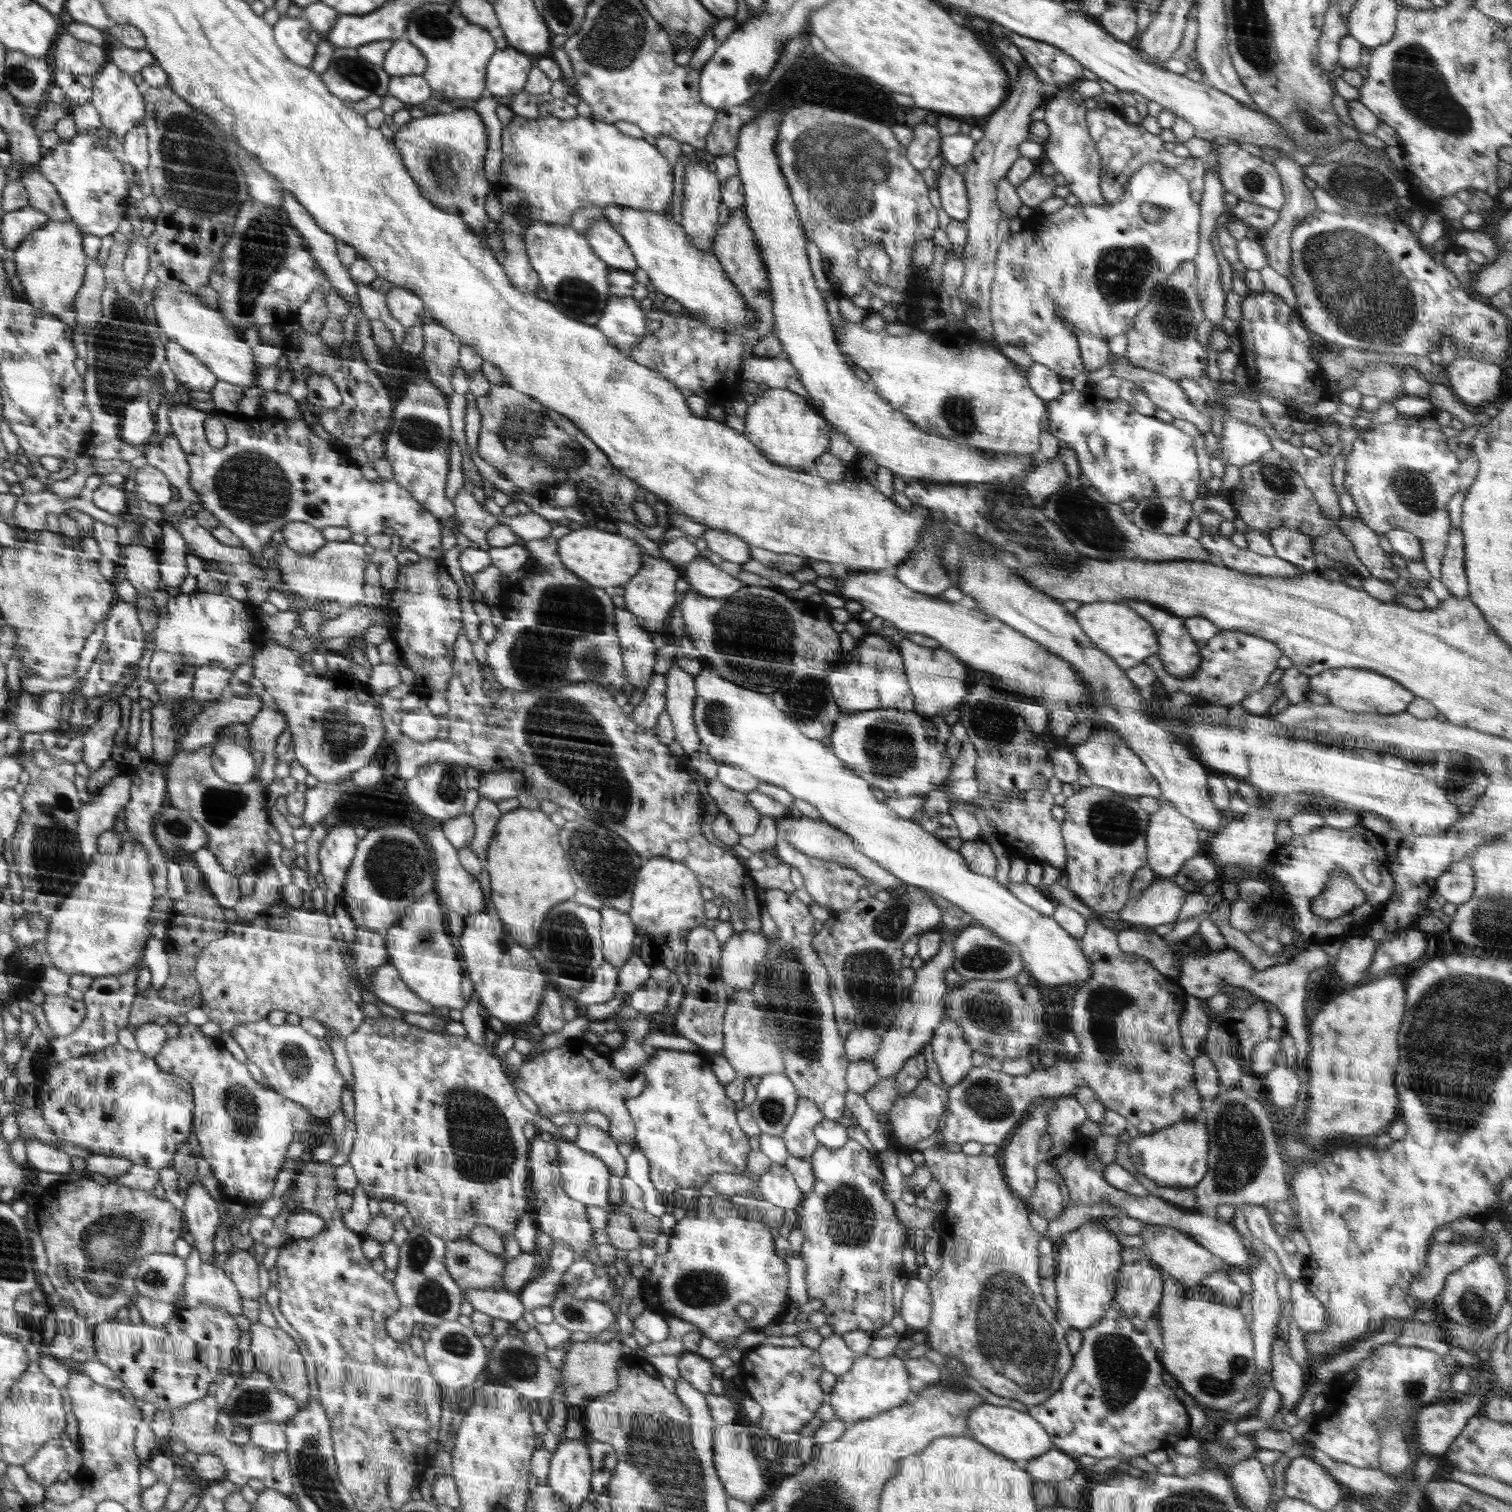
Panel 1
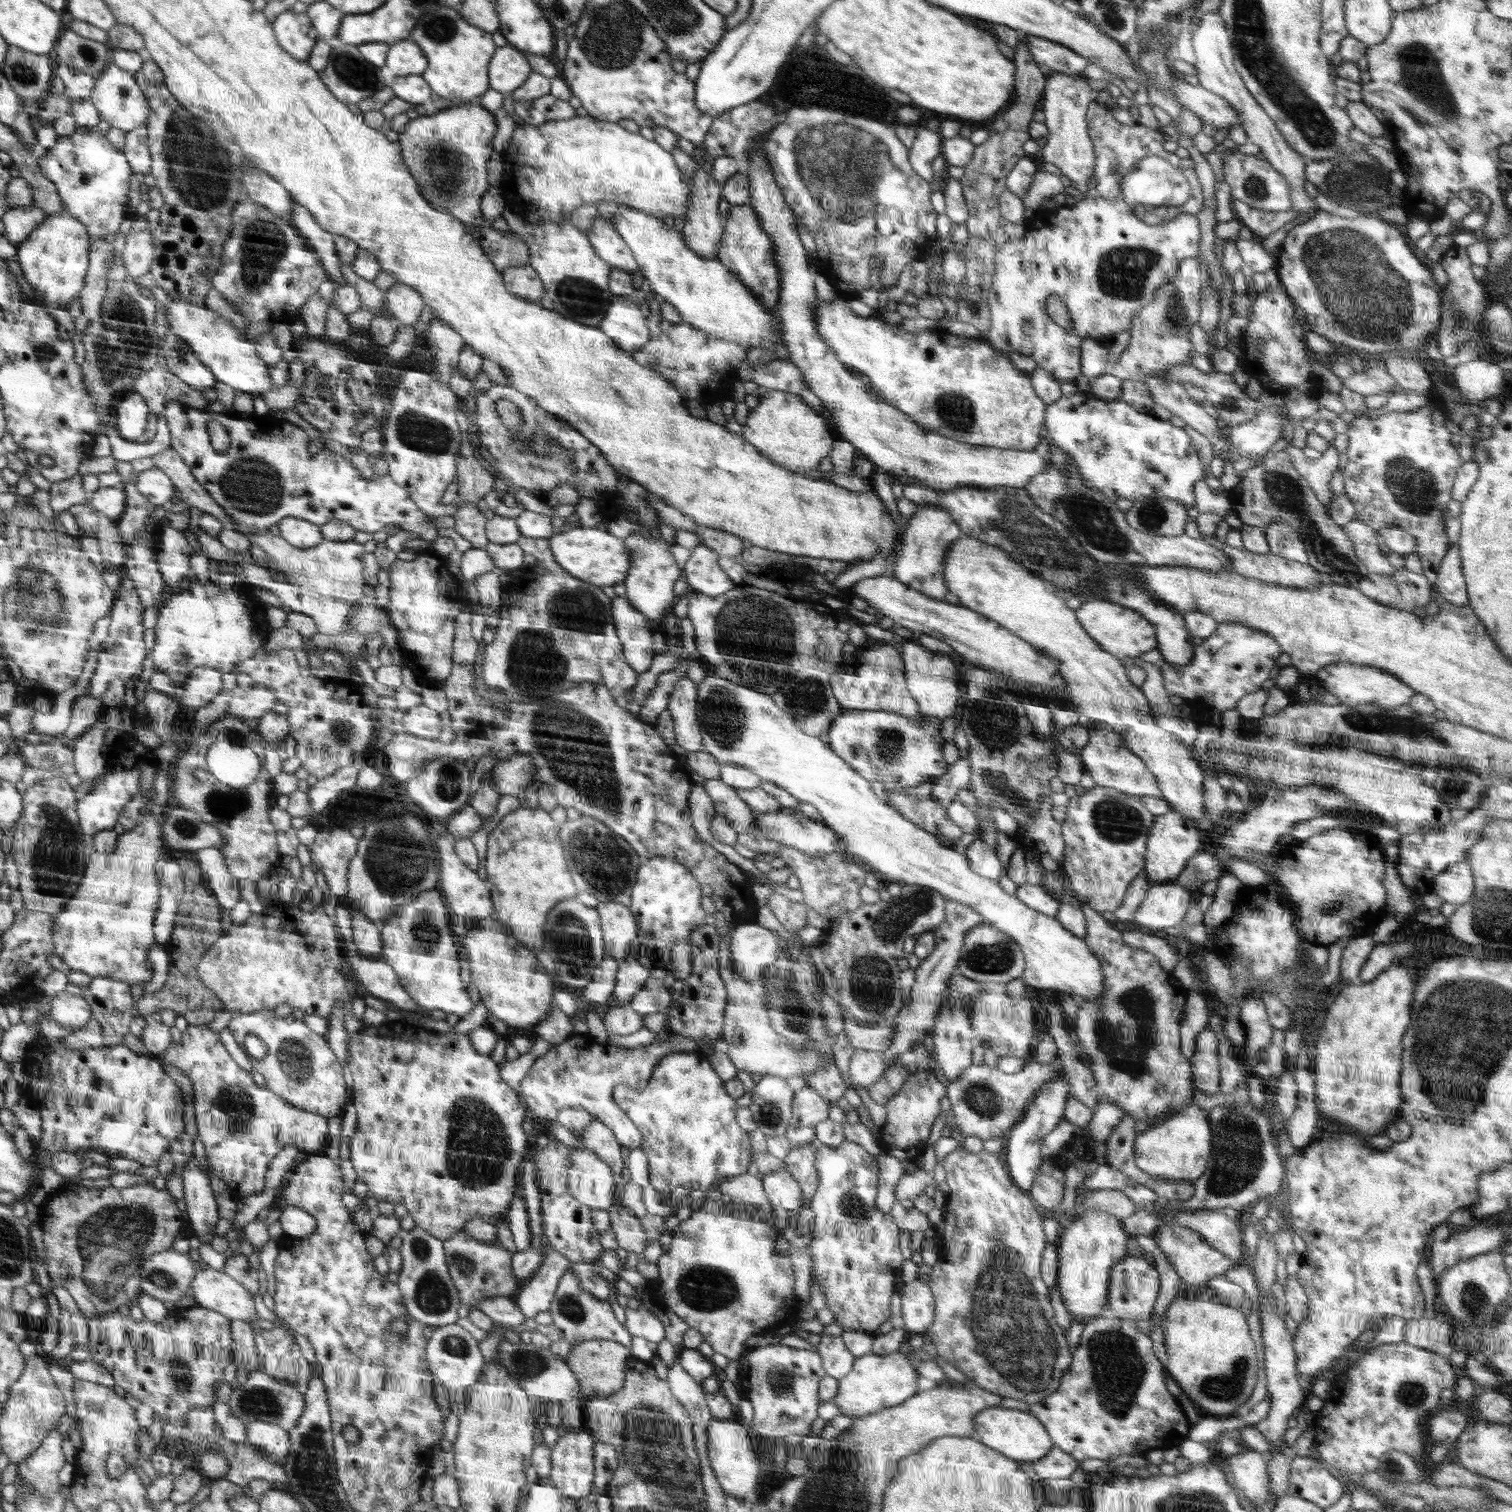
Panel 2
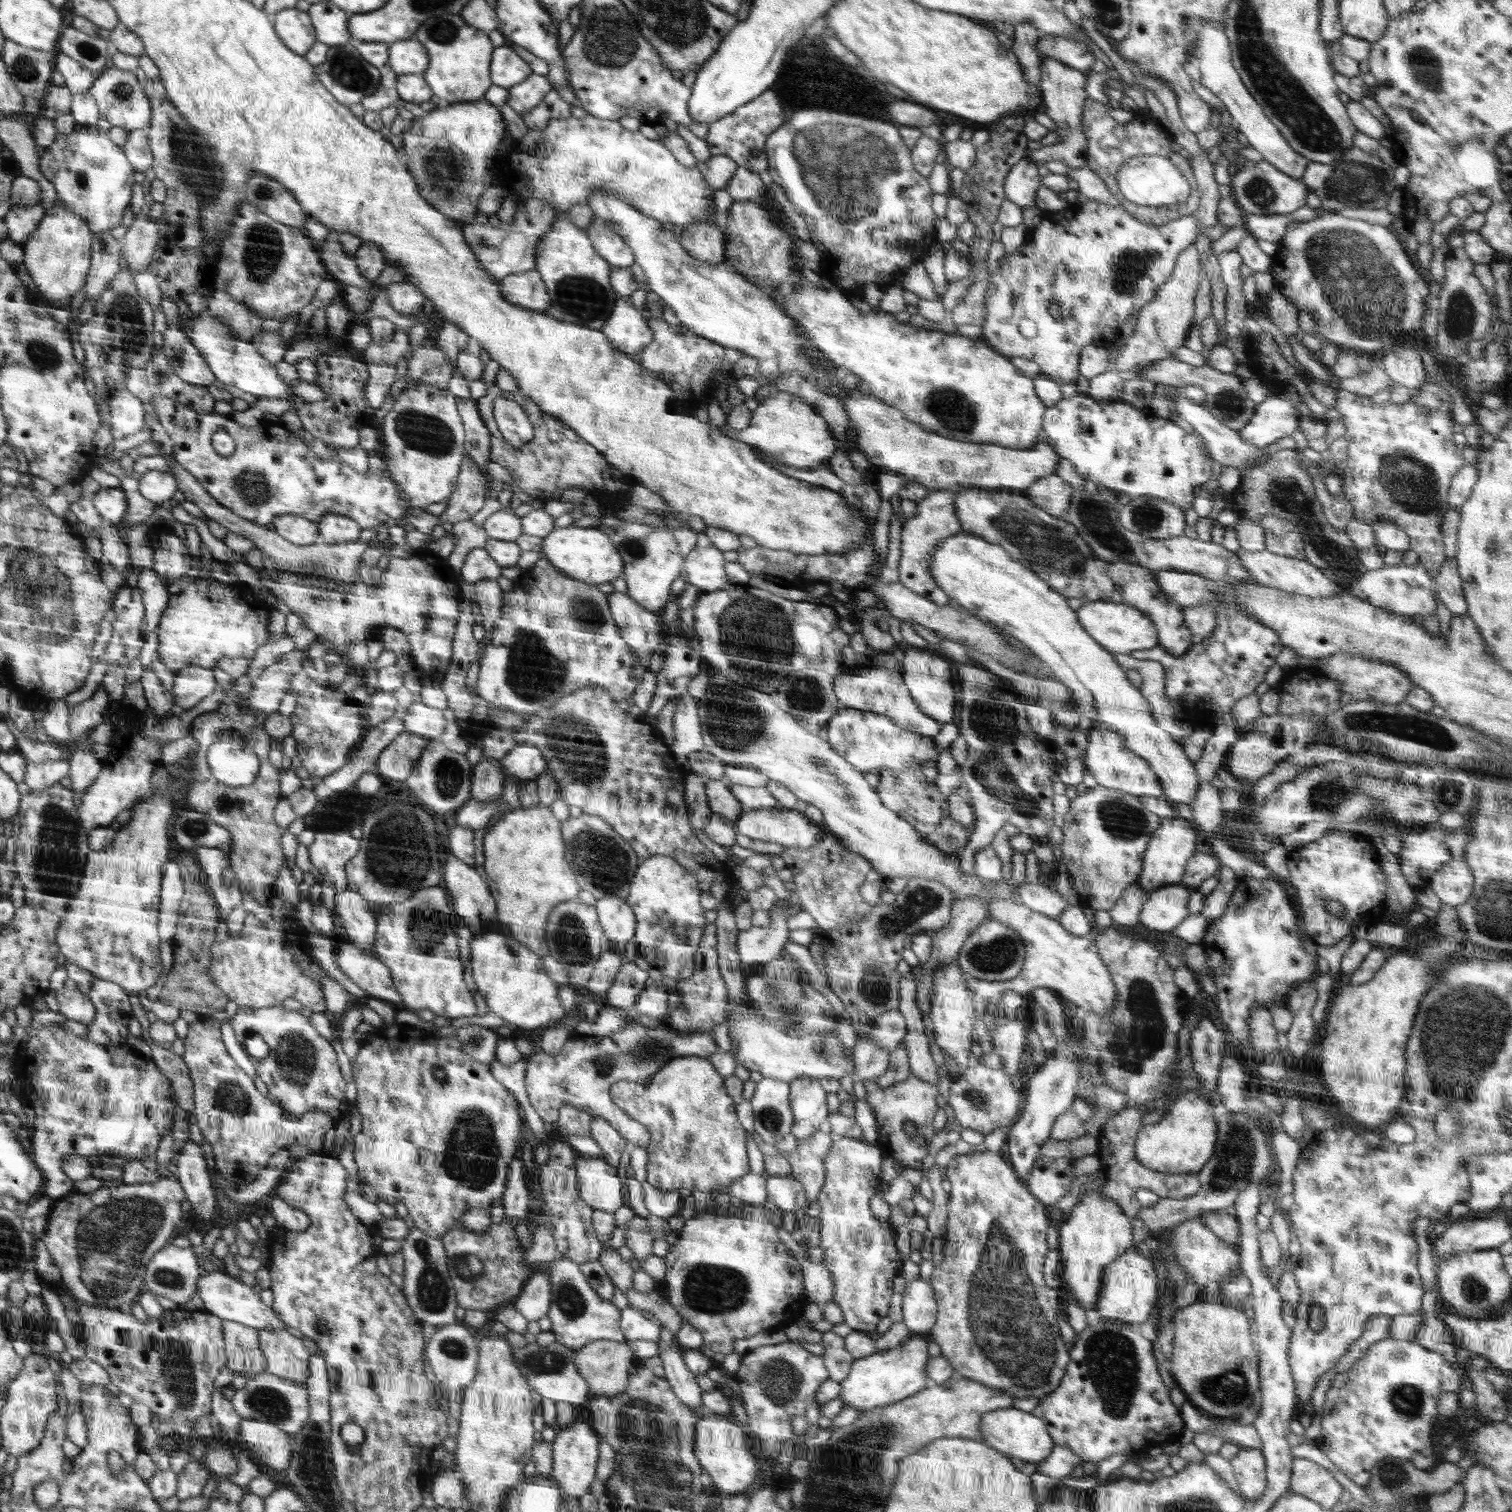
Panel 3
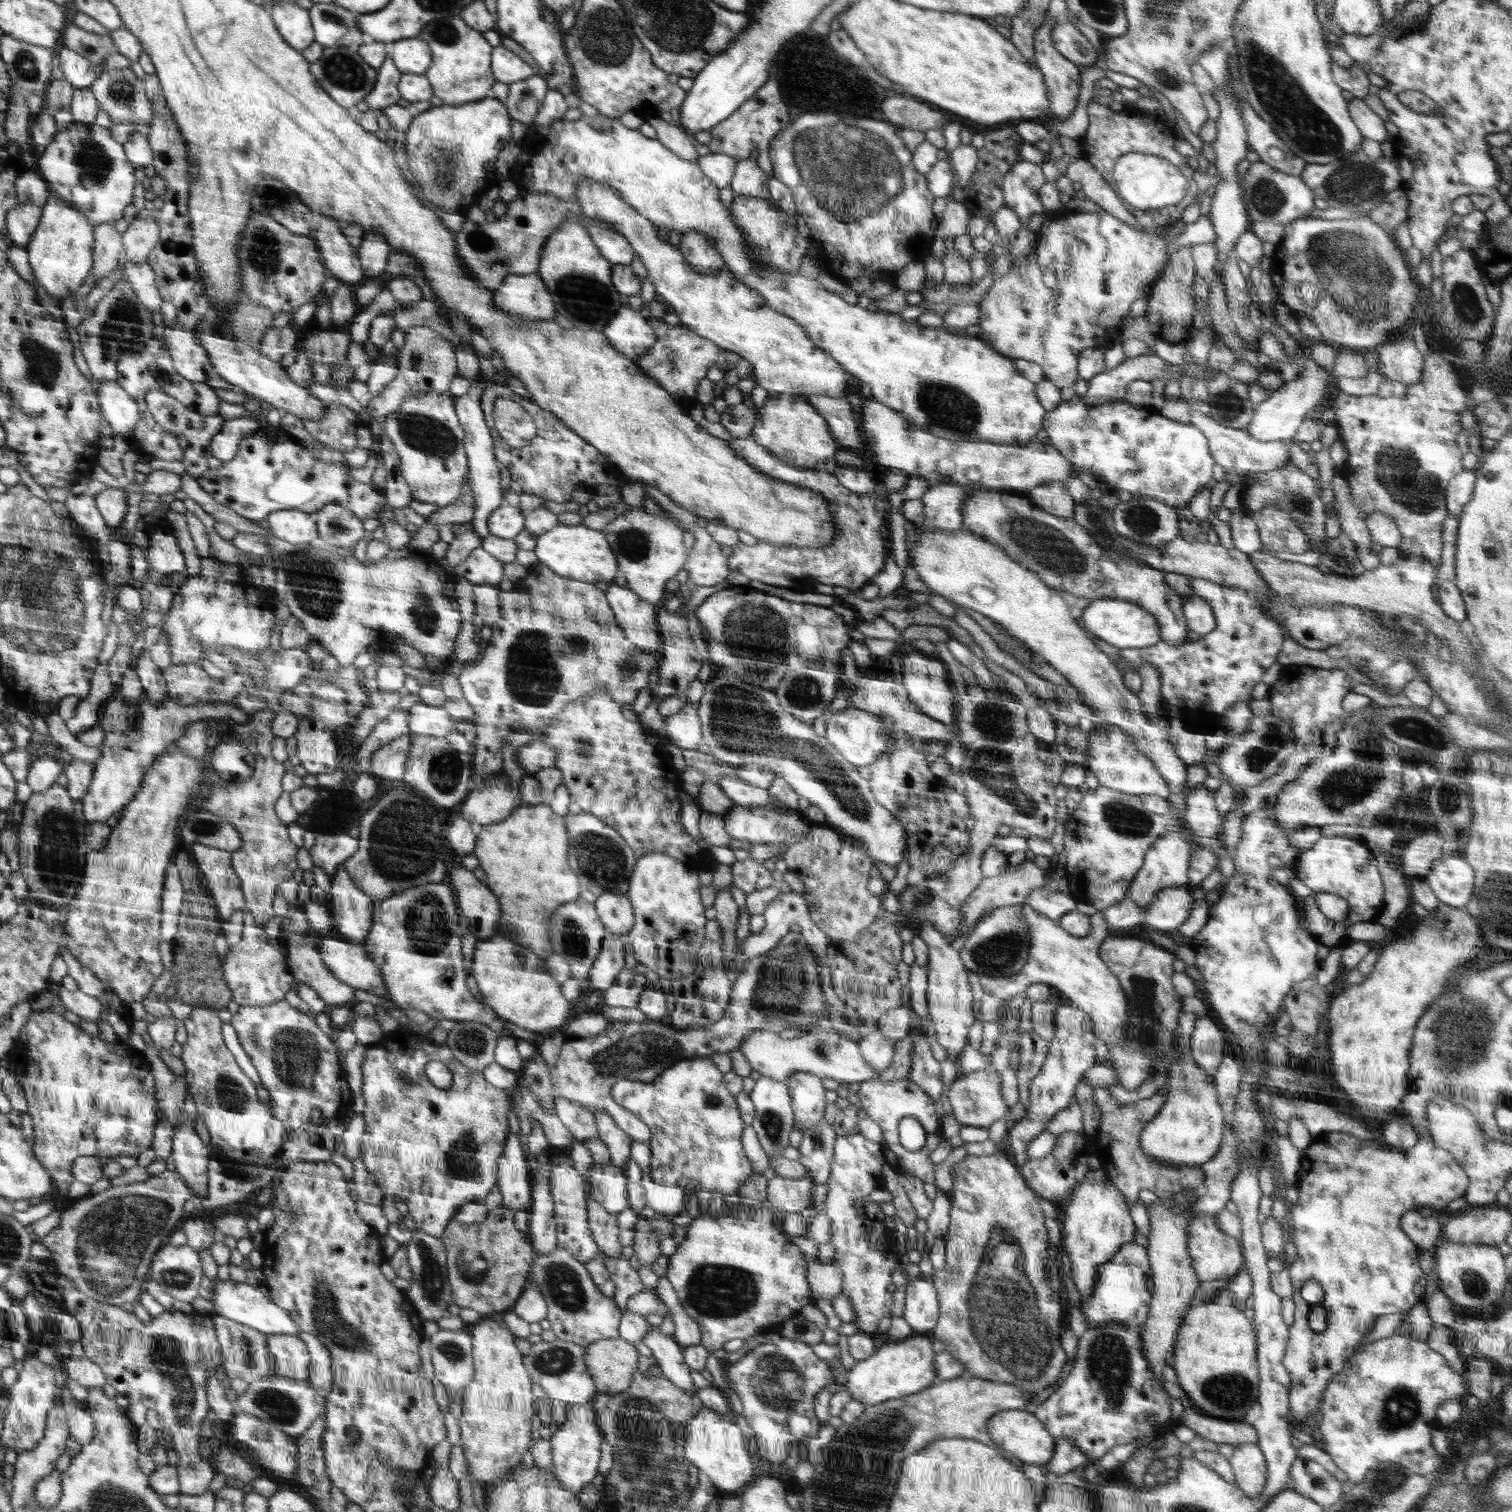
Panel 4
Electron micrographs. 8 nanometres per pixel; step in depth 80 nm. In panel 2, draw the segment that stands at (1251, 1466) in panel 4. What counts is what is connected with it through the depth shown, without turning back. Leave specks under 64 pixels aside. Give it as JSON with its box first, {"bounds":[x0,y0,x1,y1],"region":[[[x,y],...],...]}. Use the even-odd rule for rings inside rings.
{"bounds":[1227,1450,1270,1506],"region":[[[1247,1450],[1227,1460],[1236,1486],[1256,1506],[1266,1502],[1270,1494],[1267,1464],[1258,1451]]]}

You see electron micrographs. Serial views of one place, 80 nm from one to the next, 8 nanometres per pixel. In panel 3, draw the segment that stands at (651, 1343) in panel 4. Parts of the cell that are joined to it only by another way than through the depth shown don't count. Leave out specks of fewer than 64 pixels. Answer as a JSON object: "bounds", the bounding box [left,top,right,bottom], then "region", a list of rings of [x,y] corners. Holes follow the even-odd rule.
{"bounds":[658,1345,707,1419],"region":[[[678,1345],[670,1348],[659,1346],[658,1357],[662,1359],[665,1379],[669,1382],[674,1394],[684,1404],[692,1407],[701,1419],[707,1414],[702,1402],[702,1389],[696,1383],[696,1375],[684,1364],[682,1354],[683,1349]]]}

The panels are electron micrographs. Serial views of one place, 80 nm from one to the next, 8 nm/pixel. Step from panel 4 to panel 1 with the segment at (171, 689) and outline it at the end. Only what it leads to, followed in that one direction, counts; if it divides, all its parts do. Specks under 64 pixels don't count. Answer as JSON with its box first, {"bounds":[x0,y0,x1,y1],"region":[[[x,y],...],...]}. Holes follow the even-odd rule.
{"bounds":[191,665,234,702],"region":[[[204,665],[195,672],[195,680],[191,700],[209,702],[219,698],[228,686],[234,670],[223,666]]]}

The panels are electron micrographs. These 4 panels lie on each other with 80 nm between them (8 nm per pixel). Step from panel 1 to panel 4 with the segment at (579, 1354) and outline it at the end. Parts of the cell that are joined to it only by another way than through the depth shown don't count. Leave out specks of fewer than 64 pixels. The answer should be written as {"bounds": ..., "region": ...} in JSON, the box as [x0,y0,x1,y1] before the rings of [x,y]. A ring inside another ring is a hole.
{"bounds":[584,1338,638,1395],"region":[[[623,1338],[605,1339],[585,1348],[584,1364],[593,1376],[597,1395],[622,1393],[638,1373],[637,1346]]]}

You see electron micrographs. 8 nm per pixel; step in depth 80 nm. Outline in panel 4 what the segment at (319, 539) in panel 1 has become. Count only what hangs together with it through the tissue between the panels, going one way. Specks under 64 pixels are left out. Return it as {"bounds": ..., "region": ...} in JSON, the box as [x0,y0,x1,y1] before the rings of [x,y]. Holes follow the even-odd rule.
{"bounds":[267,510,319,545],"region":[[[279,510],[267,518],[272,535],[290,544],[304,545],[319,542],[316,513],[301,510]]]}

